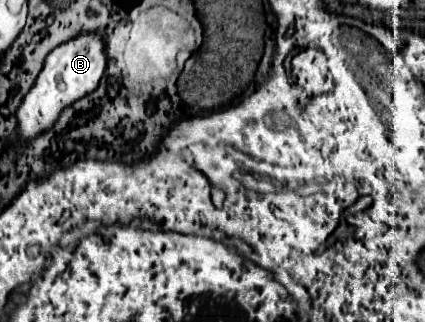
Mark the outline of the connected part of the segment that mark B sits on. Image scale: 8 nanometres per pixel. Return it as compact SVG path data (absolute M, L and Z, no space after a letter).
M78 33L64 45L58 45L44 63L44 69L40 71L36 85L30 89L30 93L24 97L20 109L18 109L18 135L28 141L32 137L42 135L48 131L56 119L60 117L62 109L72 105L76 99L92 93L106 69L106 49L104 49L104 35L102 33Z

